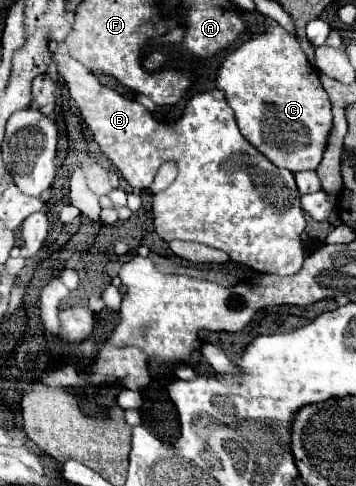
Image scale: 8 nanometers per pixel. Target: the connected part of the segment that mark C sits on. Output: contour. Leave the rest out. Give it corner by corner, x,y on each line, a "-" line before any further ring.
267,19
265,33
235,49
217,73
217,87
227,93
243,137
267,159
293,173
317,169
333,125
331,103
299,41
281,25

